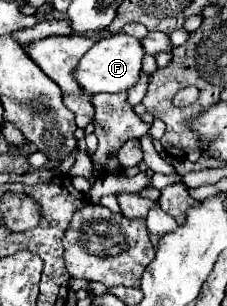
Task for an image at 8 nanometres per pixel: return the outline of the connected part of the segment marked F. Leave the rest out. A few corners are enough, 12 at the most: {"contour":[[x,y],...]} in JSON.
{"contour":[[98,40],[76,68],[90,92],[126,92],[142,70],[142,42]]}

